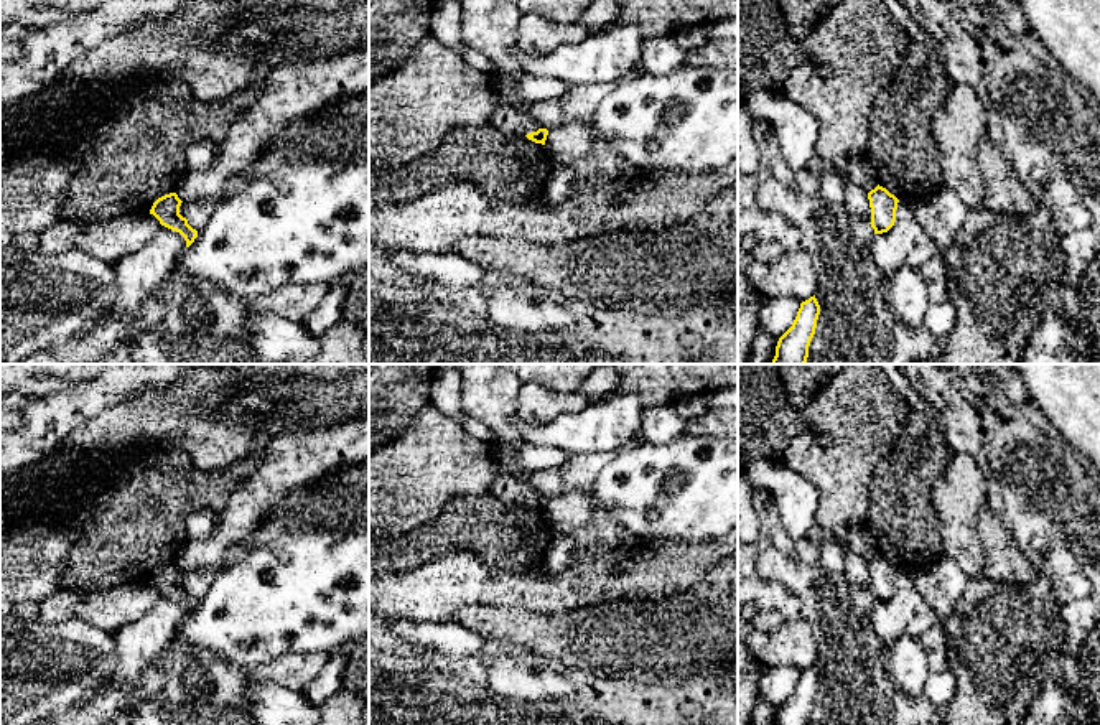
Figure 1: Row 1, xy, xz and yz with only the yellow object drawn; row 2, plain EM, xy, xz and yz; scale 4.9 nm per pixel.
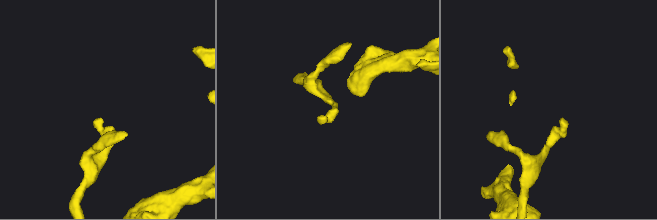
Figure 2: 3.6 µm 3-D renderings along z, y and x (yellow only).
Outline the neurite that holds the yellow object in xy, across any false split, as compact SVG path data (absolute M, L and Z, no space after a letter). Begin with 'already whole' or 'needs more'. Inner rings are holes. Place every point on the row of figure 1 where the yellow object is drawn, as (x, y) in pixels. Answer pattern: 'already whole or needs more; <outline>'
already whole; M176 193L165 194L153 203L150 214L153 214L161 226L179 232L186 241L186 247L189 247L198 237L198 231L179 214L181 203Z

